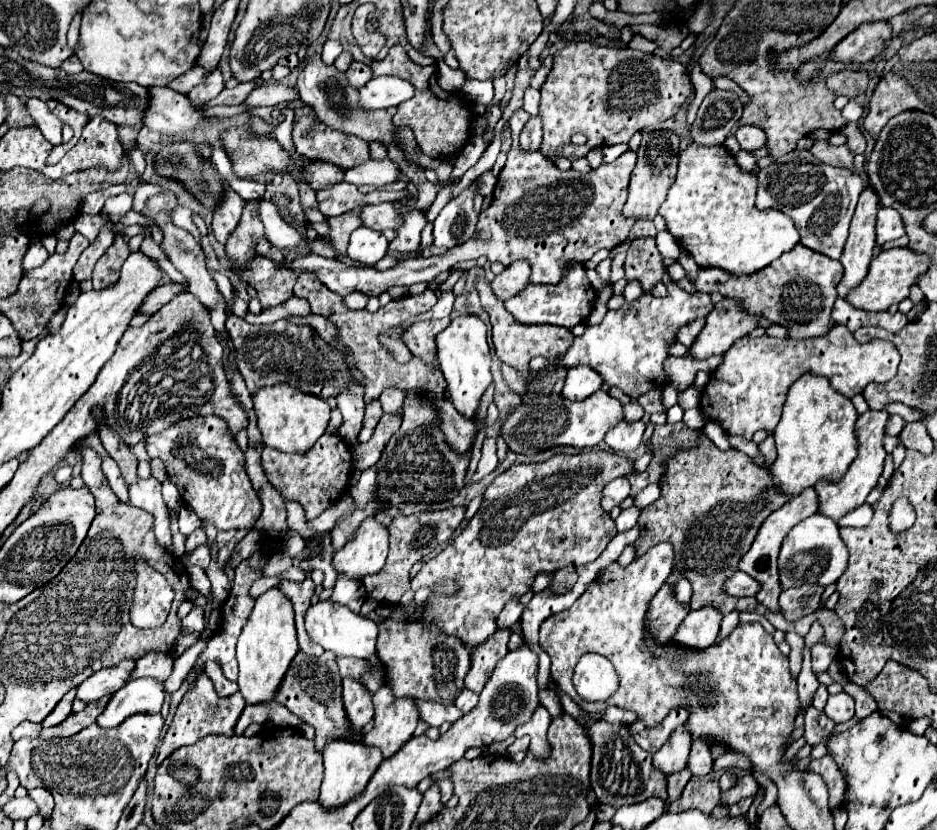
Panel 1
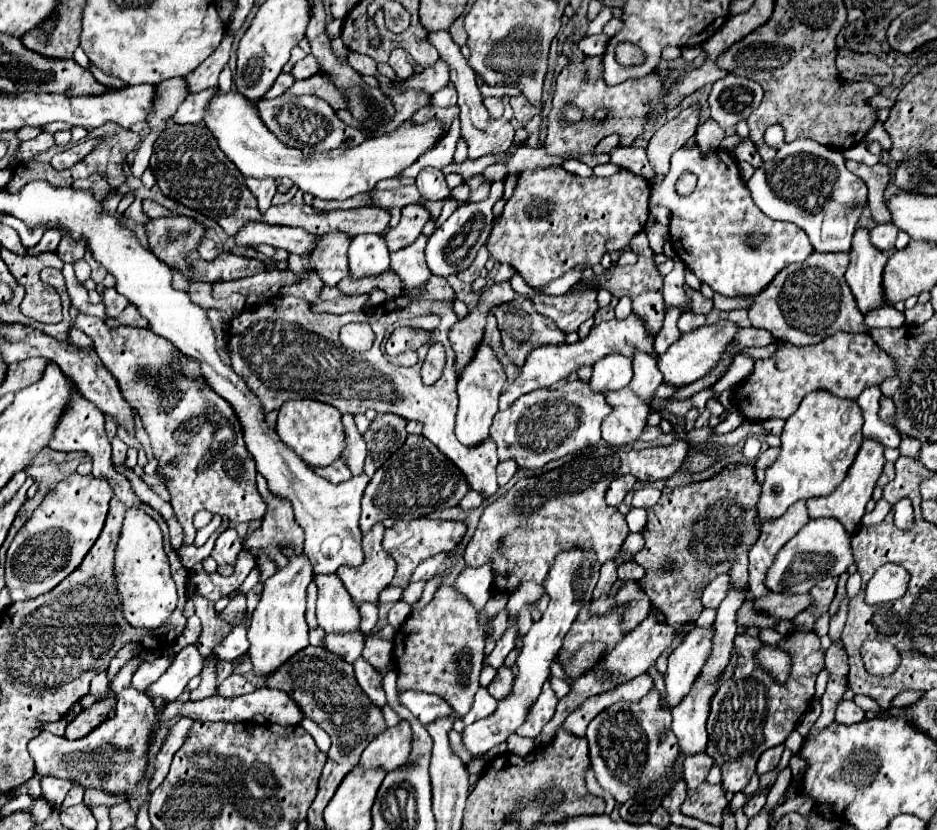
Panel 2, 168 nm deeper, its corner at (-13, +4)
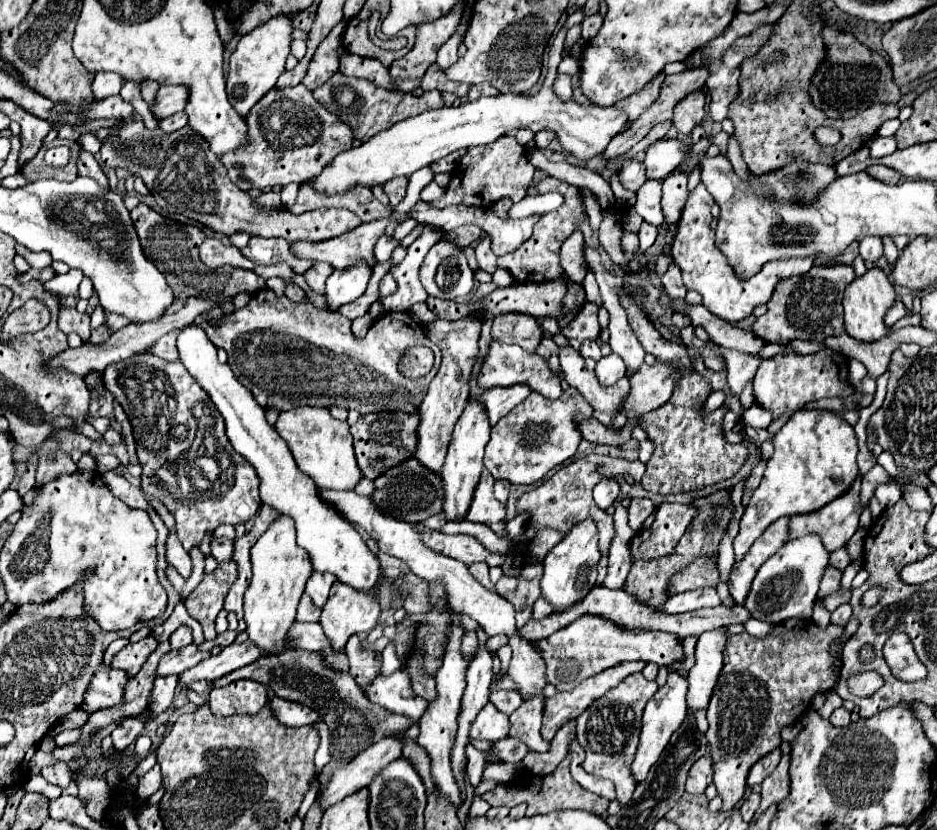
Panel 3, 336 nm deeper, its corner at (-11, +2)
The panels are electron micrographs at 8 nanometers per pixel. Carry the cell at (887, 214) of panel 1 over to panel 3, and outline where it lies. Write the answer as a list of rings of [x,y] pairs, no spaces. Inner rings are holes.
[[[866,236],[860,240],[860,256],[864,262],[876,262],[882,256],[882,238]]]

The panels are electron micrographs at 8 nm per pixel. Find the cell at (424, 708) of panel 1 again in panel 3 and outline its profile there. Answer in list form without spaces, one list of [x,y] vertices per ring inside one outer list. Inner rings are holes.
[[[400,666],[390,676],[378,674],[368,686],[362,688],[362,692],[366,694],[366,698],[370,702],[380,704],[382,708],[386,708],[390,712],[408,716],[412,720],[418,720],[428,706],[428,702],[424,698],[414,694],[406,666]]]

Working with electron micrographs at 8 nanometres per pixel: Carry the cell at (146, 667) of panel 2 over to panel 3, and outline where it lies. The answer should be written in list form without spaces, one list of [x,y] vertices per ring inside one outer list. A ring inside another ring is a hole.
[[[194,644],[182,648],[182,650],[172,650],[168,652],[162,662],[158,664],[158,676],[166,676],[166,674],[182,674],[184,670],[196,666],[198,662],[206,660],[210,656],[210,652],[202,652],[198,650]]]

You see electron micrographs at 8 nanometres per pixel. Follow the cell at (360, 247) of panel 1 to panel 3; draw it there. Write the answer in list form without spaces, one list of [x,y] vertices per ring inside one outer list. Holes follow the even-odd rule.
[[[354,266],[354,270],[340,270],[334,272],[326,280],[326,310],[338,312],[340,306],[354,302],[360,298],[368,286],[372,270],[368,266]]]

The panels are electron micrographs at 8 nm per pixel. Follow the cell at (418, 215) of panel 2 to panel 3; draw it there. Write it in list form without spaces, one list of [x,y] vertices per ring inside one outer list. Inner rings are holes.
[[[384,234],[384,236],[376,242],[376,246],[374,246],[374,256],[376,256],[376,260],[378,260],[378,262],[388,262],[396,246],[398,246],[398,242],[396,242],[392,236],[386,236],[386,234]]]

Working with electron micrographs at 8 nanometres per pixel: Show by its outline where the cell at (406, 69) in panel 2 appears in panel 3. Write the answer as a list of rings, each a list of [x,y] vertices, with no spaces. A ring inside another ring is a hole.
[[[452,10],[448,16],[434,20],[432,24],[417,26],[414,48],[390,66],[394,78],[420,78],[432,66],[440,47],[454,34],[460,18],[460,10]]]

